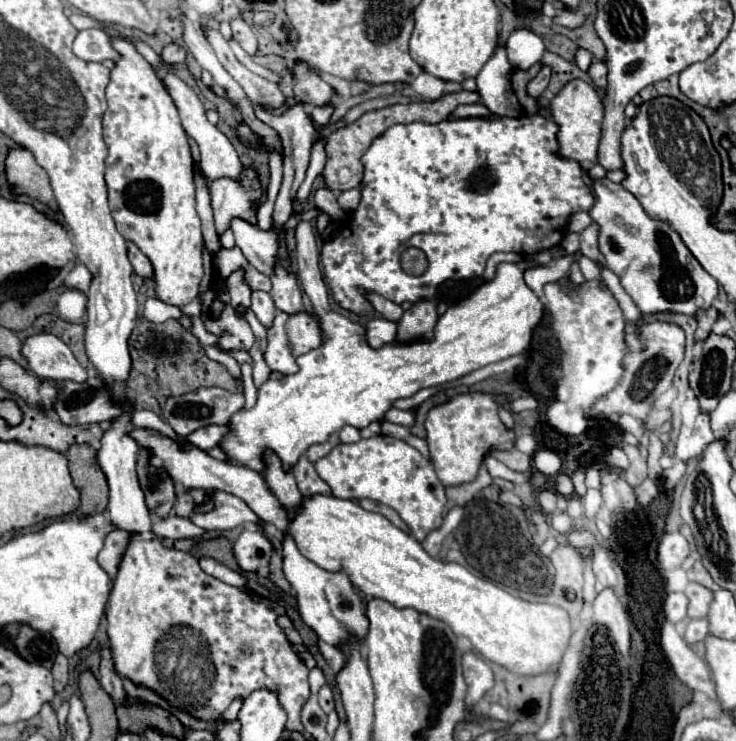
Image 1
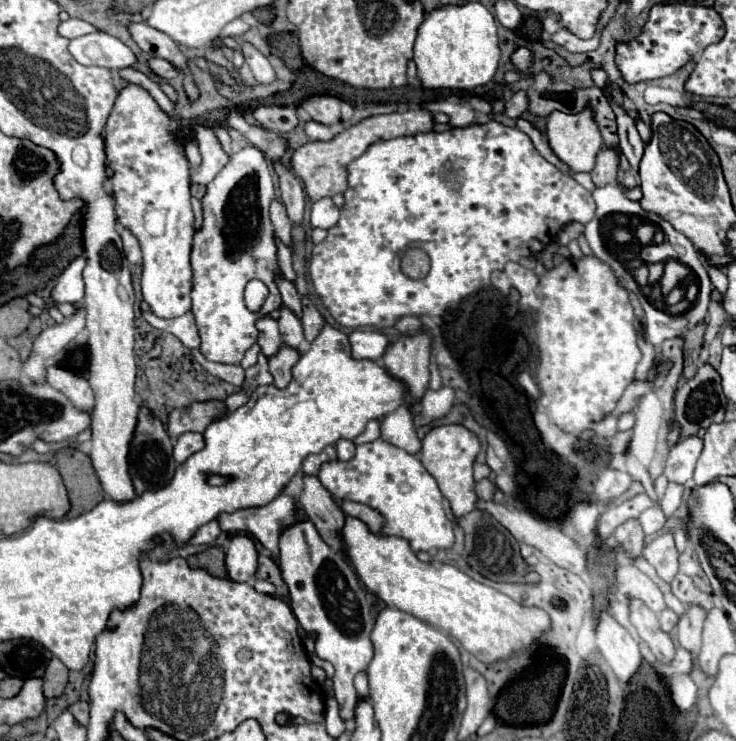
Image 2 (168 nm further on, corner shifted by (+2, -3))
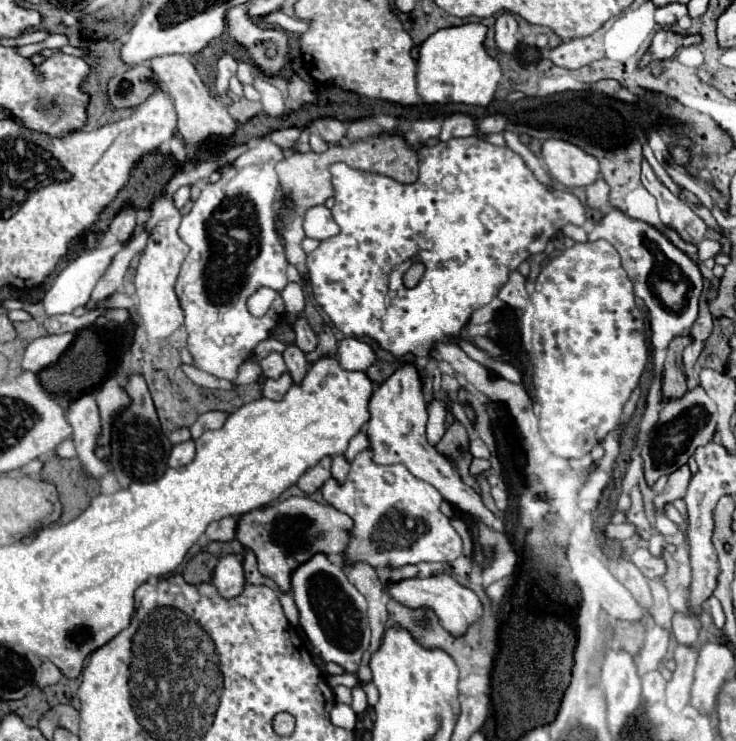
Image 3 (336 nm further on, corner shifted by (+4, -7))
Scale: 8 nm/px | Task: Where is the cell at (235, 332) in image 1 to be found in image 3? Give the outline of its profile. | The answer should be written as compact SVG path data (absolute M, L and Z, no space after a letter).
M268 138L252 140L252 142L250 142L250 148L248 148L242 156L236 158L234 168L228 168L228 170L220 176L220 180L218 180L216 184L206 184L206 186L202 188L202 194L192 202L190 210L182 216L182 222L180 222L178 234L180 234L180 238L188 244L190 252L188 252L184 264L182 264L182 270L180 270L180 276L178 276L178 280L176 280L174 290L176 290L176 296L178 296L180 308L184 310L184 316L186 316L186 322L184 322L184 324L186 324L186 330L188 330L188 350L190 350L190 354L192 354L192 364L194 364L196 368L200 368L200 370L204 370L204 372L216 376L216 378L234 380L238 366L252 356L252 350L256 348L256 344L262 342L262 340L266 340L266 338L270 336L270 330L272 330L272 328L278 324L278 320L284 316L284 300L282 300L282 298L276 298L276 300L272 302L270 310L268 310L262 318L252 316L252 314L248 312L248 306L246 306L248 298L250 298L256 290L260 290L260 288L272 288L272 290L276 290L276 292L280 294L280 292L284 290L284 286L288 284L288 278L286 278L288 260L286 260L286 256L284 256L284 252L282 252L282 244L278 242L278 236L276 236L276 230L274 230L274 210L272 210L274 196L276 196L276 190L278 190L278 176L276 176L276 172L274 172L274 166L276 166L276 162L282 160L284 156L286 156L284 150L278 148L272 140L268 140Z

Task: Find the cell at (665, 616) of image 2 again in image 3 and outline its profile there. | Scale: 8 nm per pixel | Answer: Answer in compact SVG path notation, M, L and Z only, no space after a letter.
M652 626L646 634L646 644L644 644L644 650L640 654L642 658L642 666L638 668L638 674L644 676L646 672L654 670L654 666L664 660L666 656L666 650L668 650L668 632L662 628L662 626Z

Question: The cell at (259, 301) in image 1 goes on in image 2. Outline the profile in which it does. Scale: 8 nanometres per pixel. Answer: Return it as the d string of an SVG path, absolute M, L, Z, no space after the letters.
M266 314L266 316L258 318L256 328L260 330L260 336L258 336L258 346L262 348L262 352L264 352L266 356L276 354L276 352L278 352L278 348L282 346L282 340L280 340L280 332L278 332L276 318L274 318L272 314Z

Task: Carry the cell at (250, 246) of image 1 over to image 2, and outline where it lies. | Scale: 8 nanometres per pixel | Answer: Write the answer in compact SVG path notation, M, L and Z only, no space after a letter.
M276 274L274 278L280 294L282 294L282 302L292 310L296 312L296 316L302 316L302 304L300 304L300 296L298 296L298 290L294 286L294 282L290 282L286 276L282 274Z

